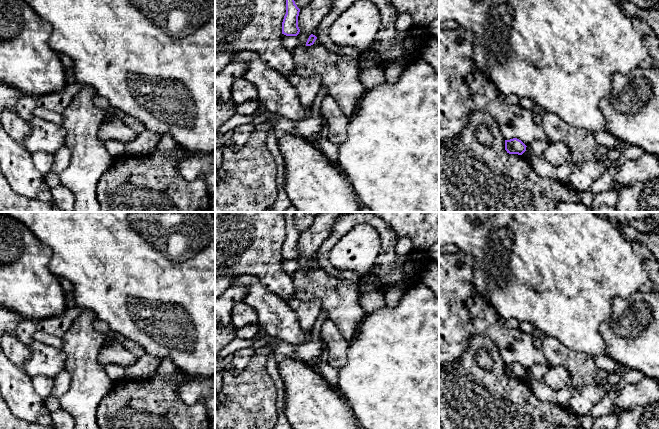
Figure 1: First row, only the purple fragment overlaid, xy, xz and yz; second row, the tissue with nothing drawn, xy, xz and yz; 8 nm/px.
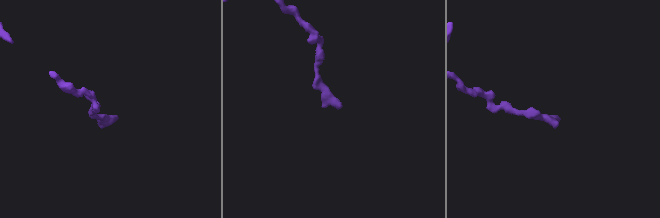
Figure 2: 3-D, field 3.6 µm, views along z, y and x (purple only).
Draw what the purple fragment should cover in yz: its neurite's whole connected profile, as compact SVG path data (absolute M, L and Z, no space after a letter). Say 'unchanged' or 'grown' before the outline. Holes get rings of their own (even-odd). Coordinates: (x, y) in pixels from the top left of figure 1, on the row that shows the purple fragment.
unchanged; M519 139L505 140L505 150L509 154L522 155L526 151L526 145Z

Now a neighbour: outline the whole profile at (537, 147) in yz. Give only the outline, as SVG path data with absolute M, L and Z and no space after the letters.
M535 140L527 145L526 150L536 155L542 155L548 146L549 143L544 140Z

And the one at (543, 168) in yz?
M527 150L522 155L527 159L532 168L540 176L567 182L570 175L569 167L565 166L563 168L557 169L545 161L542 155L536 155L534 153L530 153Z

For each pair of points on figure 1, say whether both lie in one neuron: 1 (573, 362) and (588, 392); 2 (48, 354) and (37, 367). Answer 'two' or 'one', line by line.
1: two
2: one

